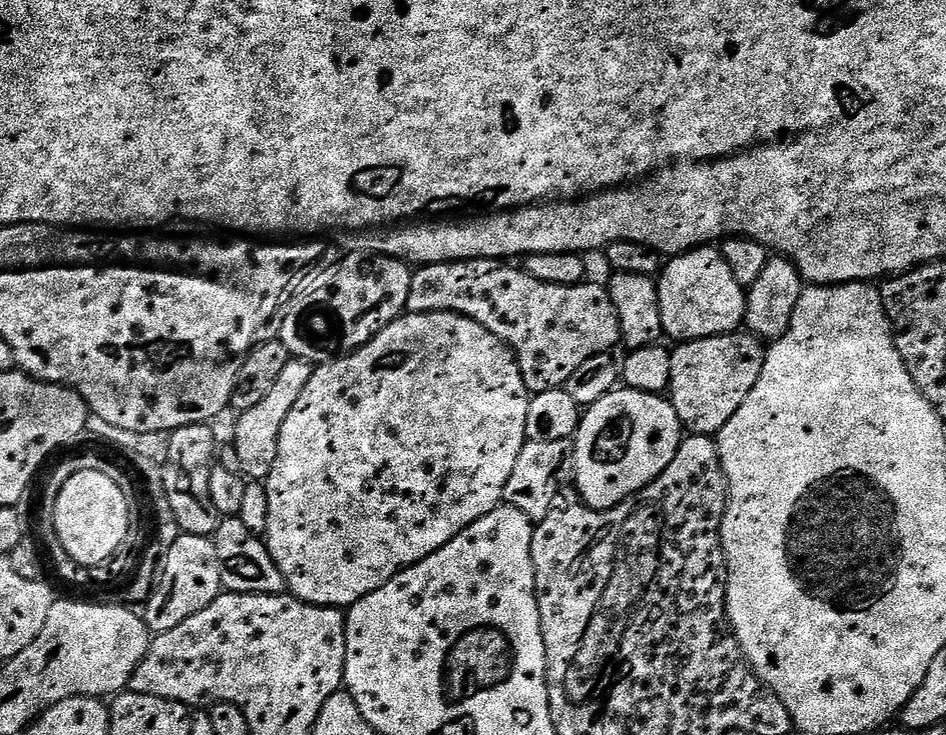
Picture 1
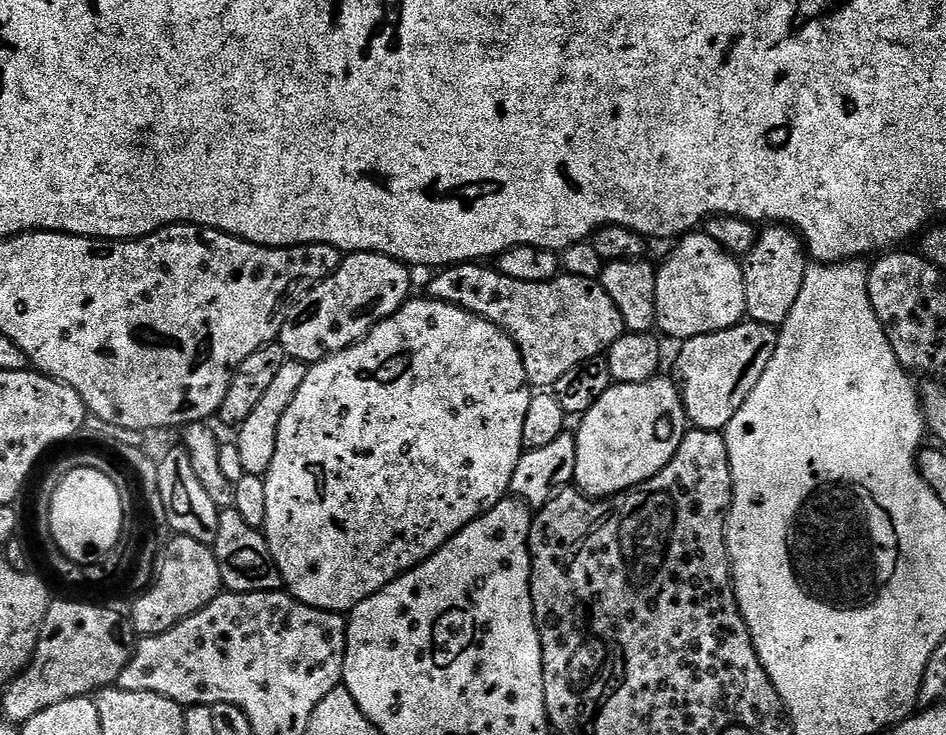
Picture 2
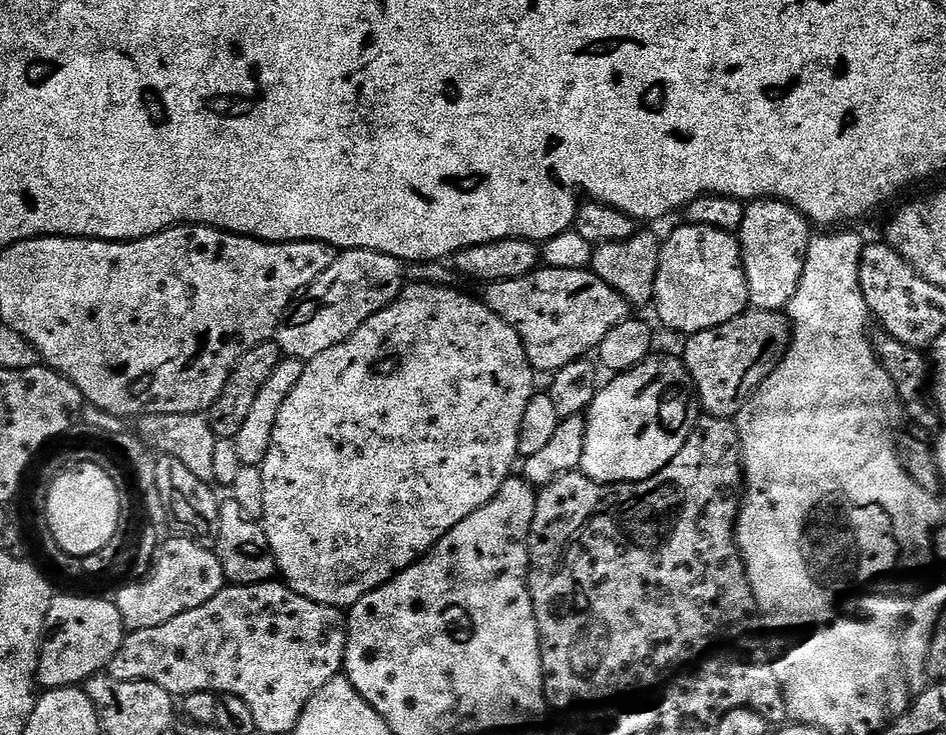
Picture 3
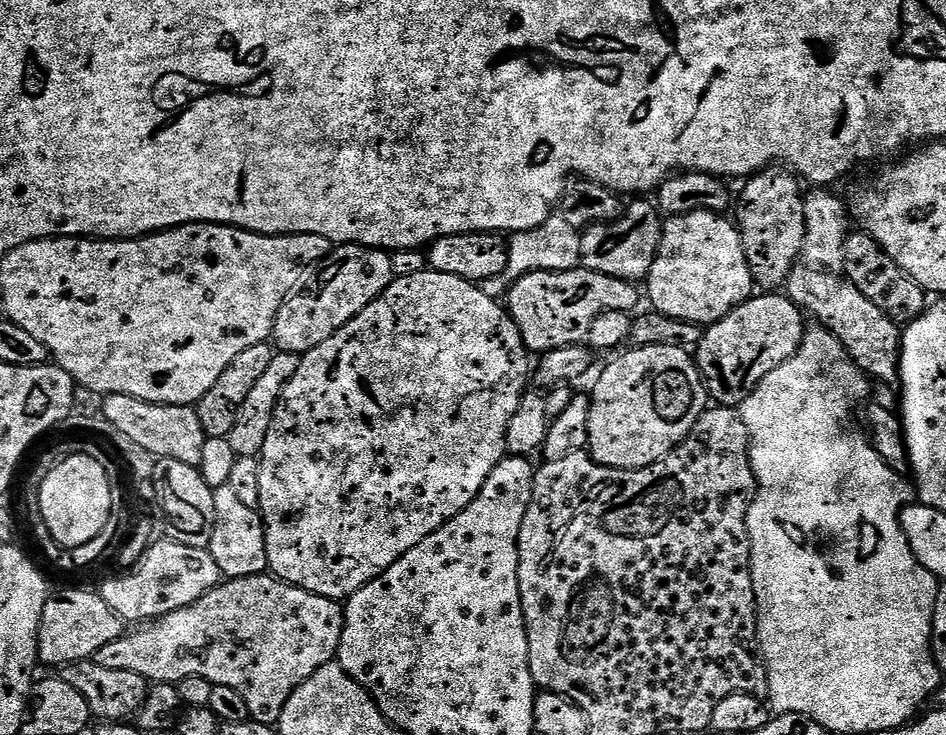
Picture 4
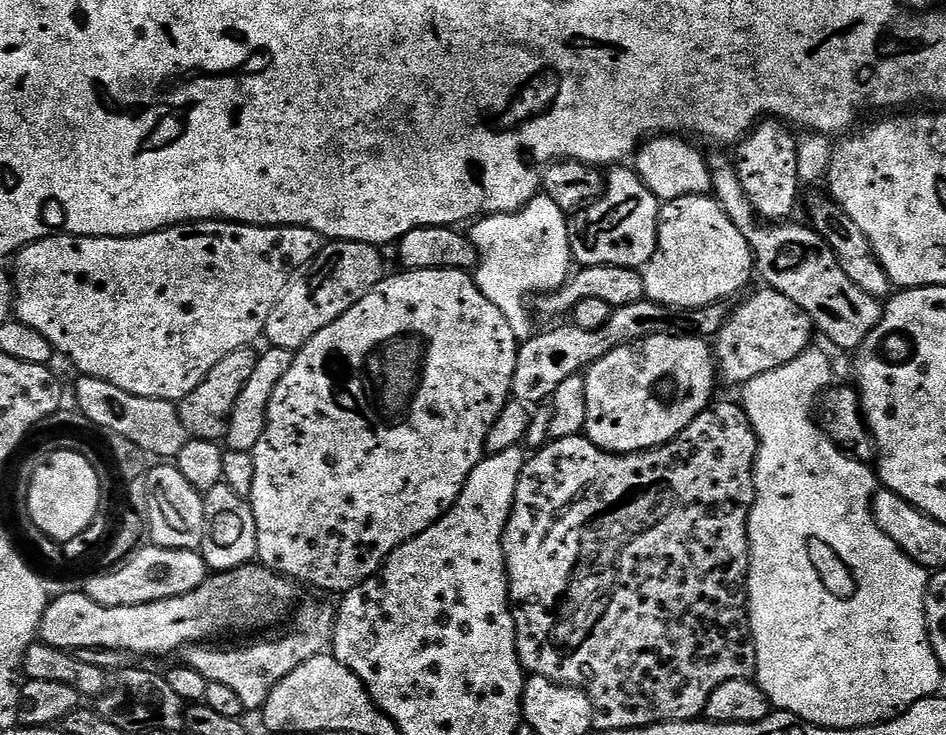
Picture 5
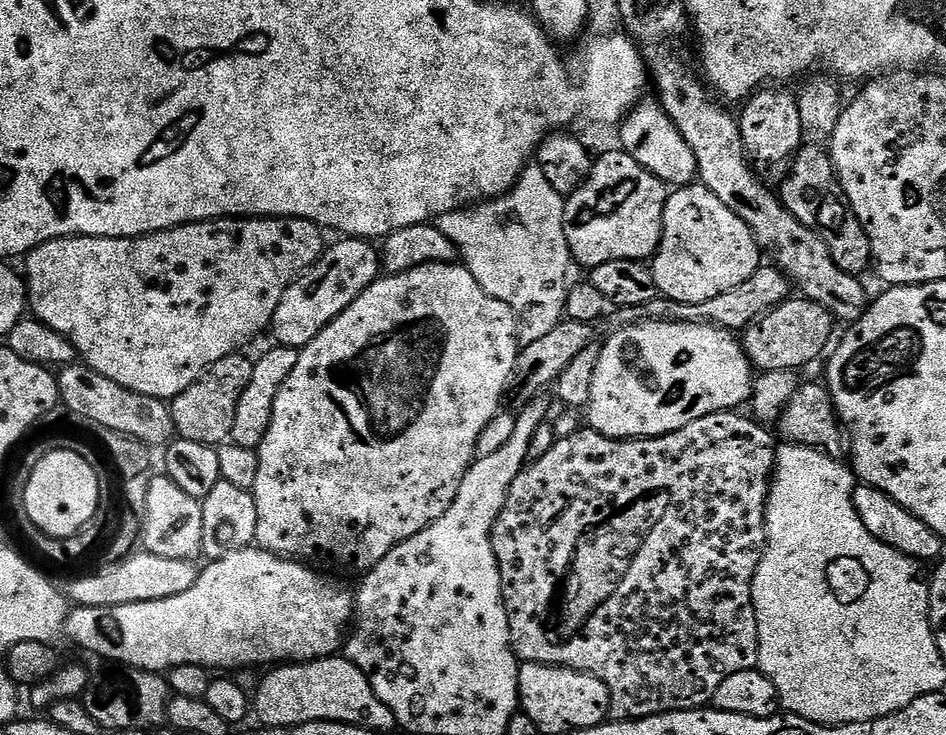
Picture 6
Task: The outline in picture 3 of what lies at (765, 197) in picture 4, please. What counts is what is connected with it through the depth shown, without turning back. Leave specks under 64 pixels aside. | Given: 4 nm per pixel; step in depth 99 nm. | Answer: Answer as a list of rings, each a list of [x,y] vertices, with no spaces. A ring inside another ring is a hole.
[[[756,198],[745,207],[738,239],[748,283],[748,302],[753,309],[761,312],[787,309],[802,278],[810,239],[808,228],[808,217],[787,200]]]

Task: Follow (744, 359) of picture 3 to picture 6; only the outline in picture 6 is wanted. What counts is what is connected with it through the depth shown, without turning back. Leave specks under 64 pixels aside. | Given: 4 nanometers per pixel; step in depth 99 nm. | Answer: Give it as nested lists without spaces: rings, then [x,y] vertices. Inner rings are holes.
[[[789,298],[744,329],[744,352],[748,355],[748,361],[753,369],[761,373],[796,372],[807,364],[814,363],[820,355],[825,355],[829,347],[828,339],[832,336],[832,324],[834,325],[834,317],[822,306],[818,306],[818,302]]]

